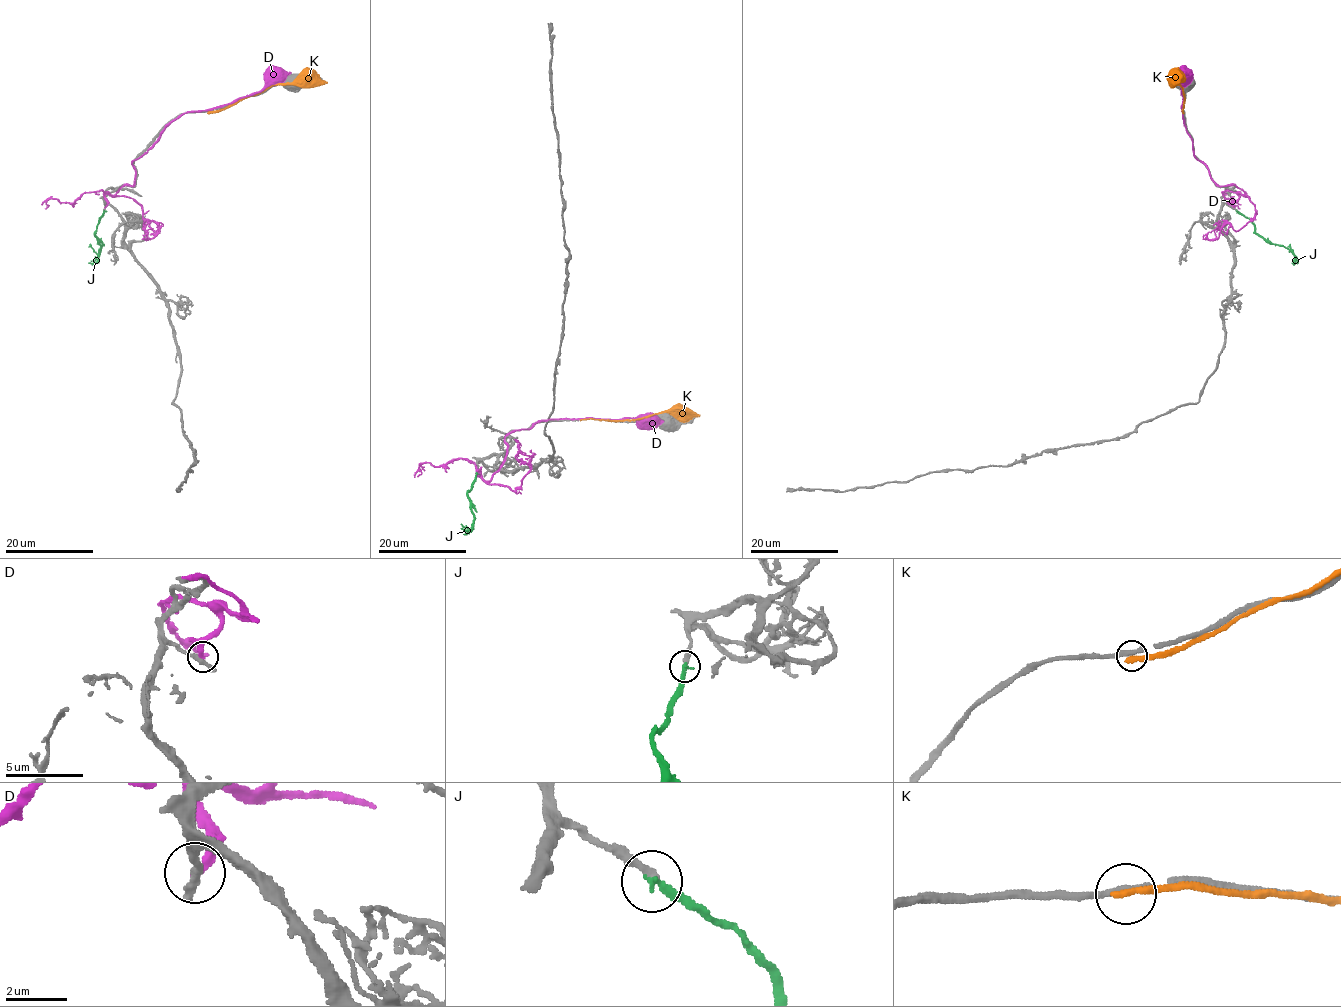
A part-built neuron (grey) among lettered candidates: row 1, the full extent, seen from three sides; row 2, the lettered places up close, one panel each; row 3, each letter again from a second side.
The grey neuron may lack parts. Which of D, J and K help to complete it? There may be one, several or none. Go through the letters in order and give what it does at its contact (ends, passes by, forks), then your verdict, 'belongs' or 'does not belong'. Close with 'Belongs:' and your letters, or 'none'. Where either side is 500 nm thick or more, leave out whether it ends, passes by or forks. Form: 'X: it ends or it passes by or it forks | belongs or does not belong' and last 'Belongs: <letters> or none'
D: it ends | does not belong
J: it ends | belongs
K: it ends | does not belong
Belongs: J

